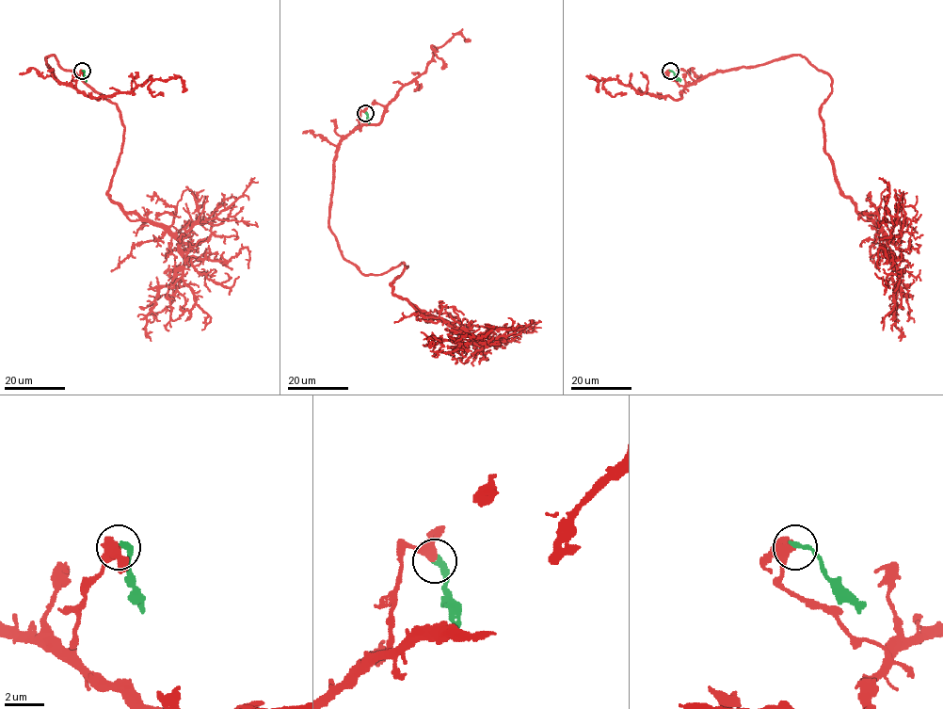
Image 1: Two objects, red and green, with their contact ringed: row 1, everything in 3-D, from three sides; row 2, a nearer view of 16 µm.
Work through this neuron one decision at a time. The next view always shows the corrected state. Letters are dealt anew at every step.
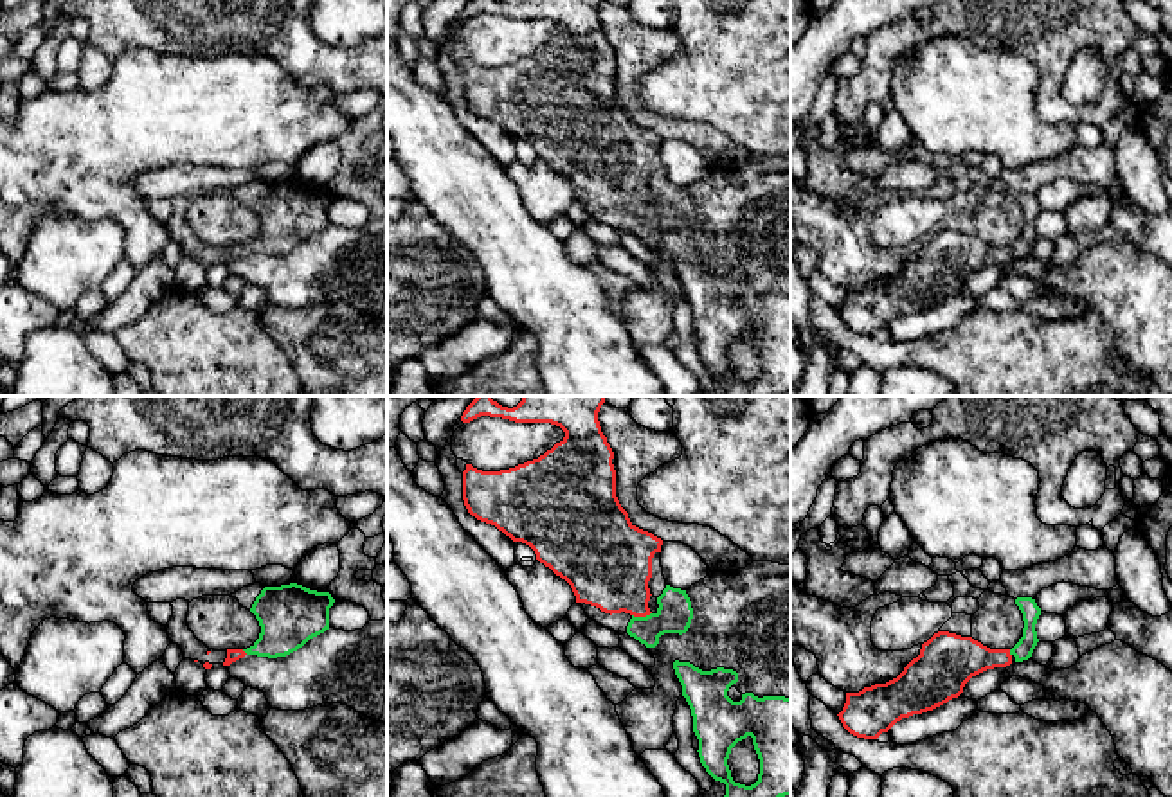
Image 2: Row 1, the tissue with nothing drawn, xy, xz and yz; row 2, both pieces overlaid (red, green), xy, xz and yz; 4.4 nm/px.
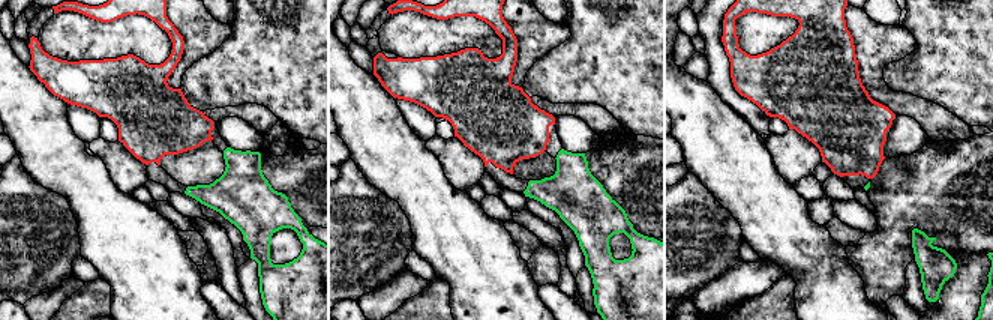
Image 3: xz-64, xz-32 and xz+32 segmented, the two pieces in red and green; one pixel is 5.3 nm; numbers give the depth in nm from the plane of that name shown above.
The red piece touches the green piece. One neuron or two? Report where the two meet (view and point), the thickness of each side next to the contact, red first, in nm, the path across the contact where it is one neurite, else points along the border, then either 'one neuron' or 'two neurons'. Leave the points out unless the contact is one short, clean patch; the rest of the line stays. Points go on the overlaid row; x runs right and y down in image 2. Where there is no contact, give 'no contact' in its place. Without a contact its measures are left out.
xz (641, 616) | 360/160 nm | across xz (611, 569), (634, 599), (641, 616), (674, 616) | one neuron

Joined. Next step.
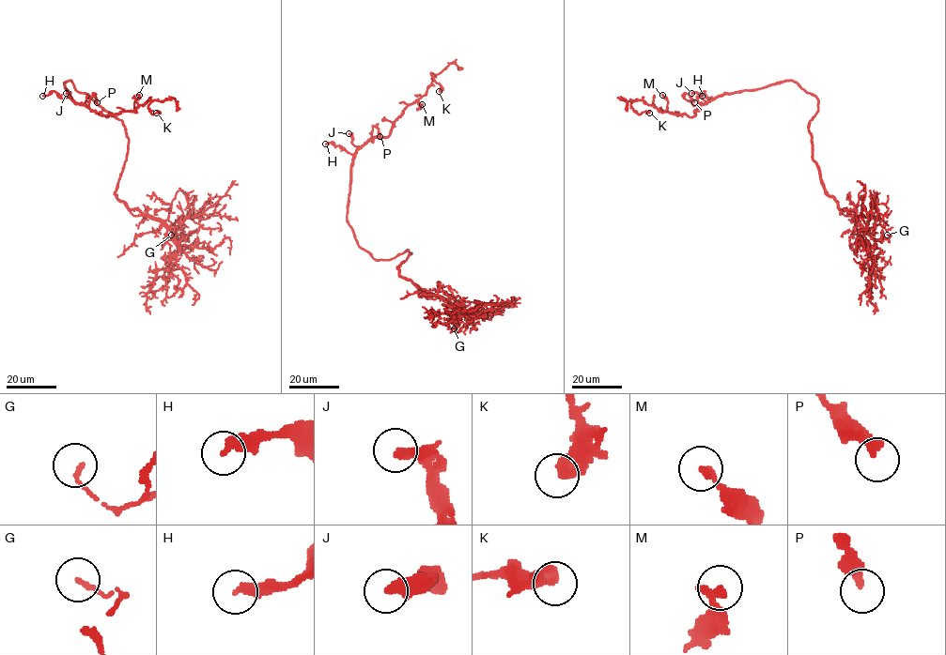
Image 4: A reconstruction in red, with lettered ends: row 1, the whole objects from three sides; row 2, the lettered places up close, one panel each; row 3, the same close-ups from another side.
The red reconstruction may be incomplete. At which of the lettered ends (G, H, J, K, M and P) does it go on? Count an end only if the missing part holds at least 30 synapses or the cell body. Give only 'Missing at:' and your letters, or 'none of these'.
Missing at: H

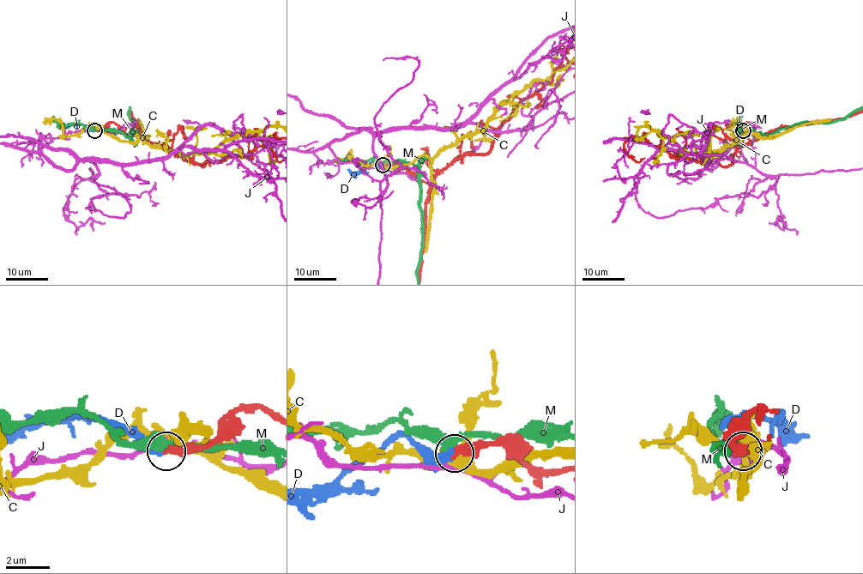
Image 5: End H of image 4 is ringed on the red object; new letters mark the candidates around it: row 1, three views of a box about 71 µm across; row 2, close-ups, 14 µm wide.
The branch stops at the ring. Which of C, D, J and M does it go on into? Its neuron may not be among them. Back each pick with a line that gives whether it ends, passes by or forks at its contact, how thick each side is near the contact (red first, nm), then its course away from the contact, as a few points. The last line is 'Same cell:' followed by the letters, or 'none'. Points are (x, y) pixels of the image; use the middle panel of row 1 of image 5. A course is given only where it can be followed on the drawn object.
D: it ends; calibres 440 and 320 nm; course (383, 165), (371, 163), (356, 172), (347, 169)
Same cell: D

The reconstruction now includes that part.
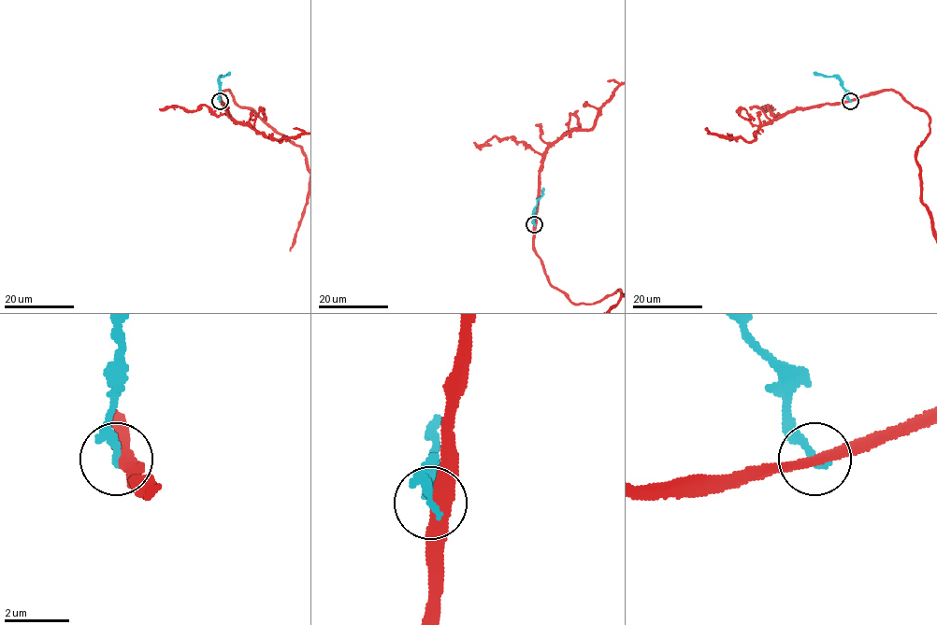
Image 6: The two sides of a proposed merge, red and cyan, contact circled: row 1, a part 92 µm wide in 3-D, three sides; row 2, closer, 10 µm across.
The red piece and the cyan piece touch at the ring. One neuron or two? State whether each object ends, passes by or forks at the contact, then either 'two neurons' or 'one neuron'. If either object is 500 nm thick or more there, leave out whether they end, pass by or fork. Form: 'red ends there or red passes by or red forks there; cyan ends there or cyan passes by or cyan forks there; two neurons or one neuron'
red passes by; cyan ends there; two neurons

